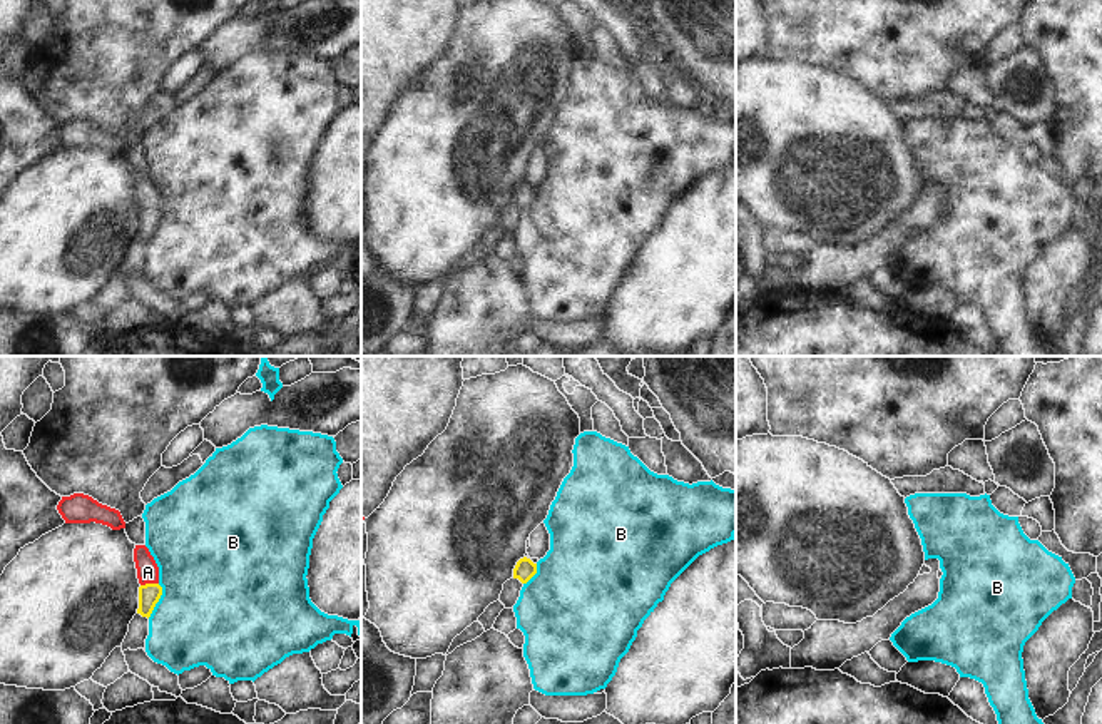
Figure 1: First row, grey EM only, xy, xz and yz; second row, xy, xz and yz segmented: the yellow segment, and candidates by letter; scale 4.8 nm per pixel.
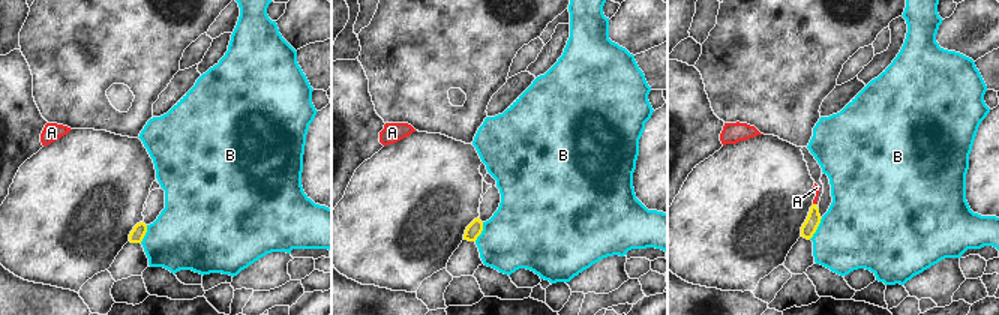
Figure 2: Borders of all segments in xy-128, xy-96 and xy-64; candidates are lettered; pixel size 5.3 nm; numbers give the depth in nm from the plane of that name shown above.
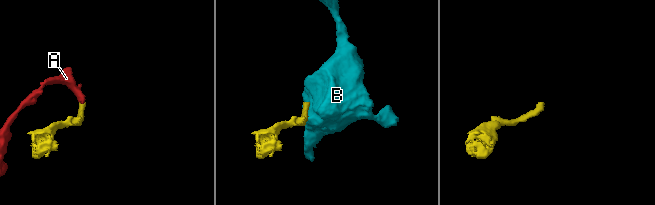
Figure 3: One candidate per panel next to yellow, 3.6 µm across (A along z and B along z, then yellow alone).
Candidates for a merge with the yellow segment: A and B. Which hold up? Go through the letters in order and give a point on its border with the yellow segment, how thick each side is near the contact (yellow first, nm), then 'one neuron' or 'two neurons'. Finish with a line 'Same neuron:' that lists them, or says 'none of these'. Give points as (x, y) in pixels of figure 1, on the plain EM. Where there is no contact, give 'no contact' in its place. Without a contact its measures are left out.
A: xy (149, 209) | 110/110 nm | one neuron
B: xy (158, 226) | 110/480 nm | two neurons
Same neuron: A

